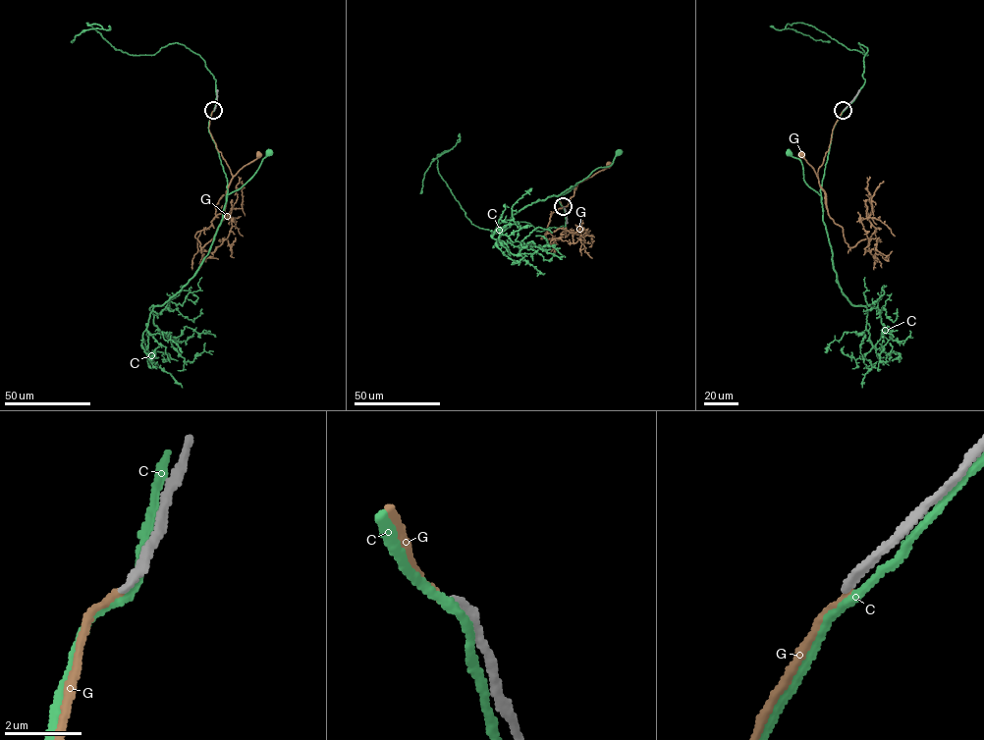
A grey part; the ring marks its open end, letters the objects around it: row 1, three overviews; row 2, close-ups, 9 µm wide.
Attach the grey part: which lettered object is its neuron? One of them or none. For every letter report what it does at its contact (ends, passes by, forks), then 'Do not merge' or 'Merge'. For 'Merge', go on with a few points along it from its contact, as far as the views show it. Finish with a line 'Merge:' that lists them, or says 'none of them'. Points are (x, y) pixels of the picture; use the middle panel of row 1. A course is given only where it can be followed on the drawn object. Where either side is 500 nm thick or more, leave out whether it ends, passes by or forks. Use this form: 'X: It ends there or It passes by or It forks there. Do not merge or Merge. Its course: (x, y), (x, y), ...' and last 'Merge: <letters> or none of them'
C: It passes by. Do not merge
G: It ends there. Do not merge
Merge: none of them

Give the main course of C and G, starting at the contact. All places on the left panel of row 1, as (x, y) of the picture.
C: (214, 110), (208, 131), (227, 179), (226, 194), (246, 183), (269, 153)
G: (213, 110), (208, 130), (233, 176), (259, 155)

